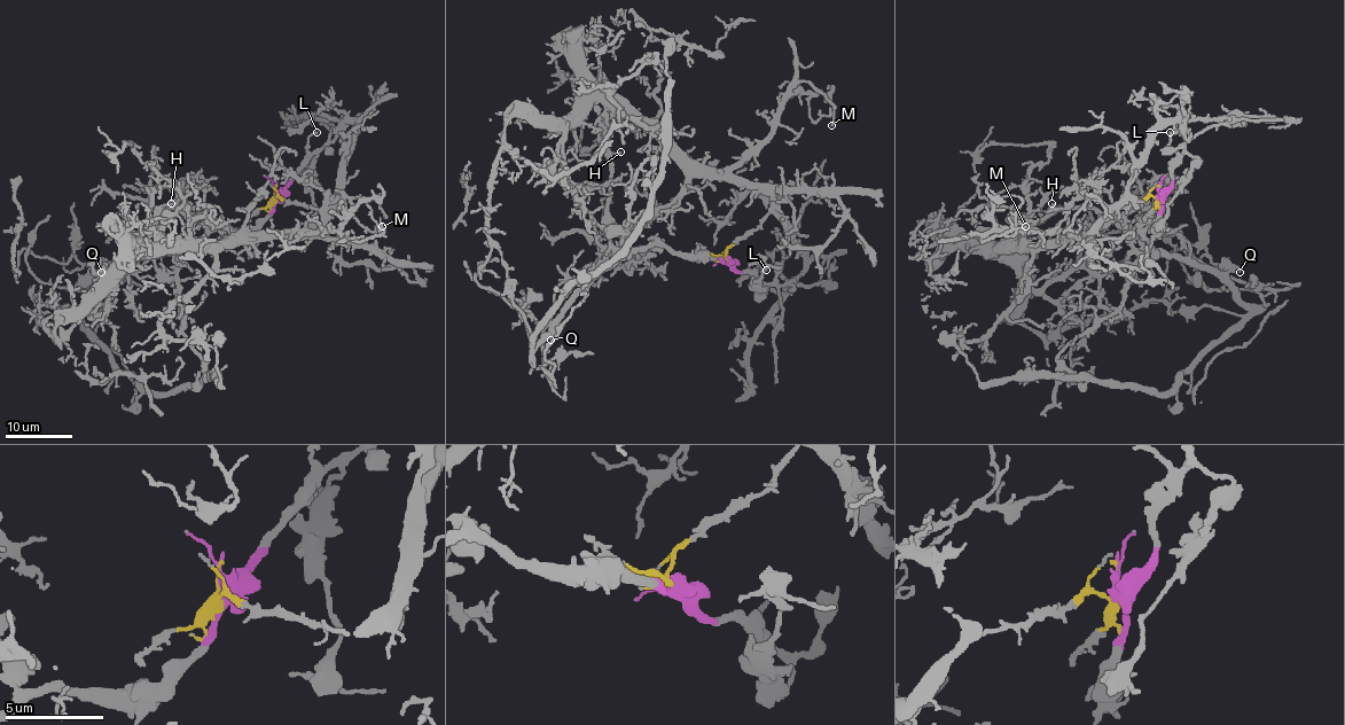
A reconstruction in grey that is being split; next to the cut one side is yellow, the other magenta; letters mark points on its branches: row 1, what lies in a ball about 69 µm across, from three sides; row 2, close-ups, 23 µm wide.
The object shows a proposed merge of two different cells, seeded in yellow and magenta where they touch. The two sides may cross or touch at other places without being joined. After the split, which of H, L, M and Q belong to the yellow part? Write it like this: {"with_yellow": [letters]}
{"with_yellow": ["M"]}

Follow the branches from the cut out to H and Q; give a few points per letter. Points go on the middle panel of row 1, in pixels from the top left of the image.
H: (726, 259), (674, 255), (656, 244), (631, 251), (618, 251), (611, 244), (609, 153), (620, 151)
Q: (726, 259), (709, 259), (704, 255), (674, 255), (656, 244), (618, 255), (564, 311), (553, 326), (550, 340)

